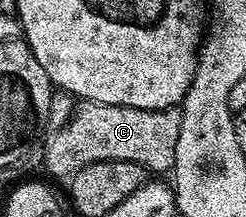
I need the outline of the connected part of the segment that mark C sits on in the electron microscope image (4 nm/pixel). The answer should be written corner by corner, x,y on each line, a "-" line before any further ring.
83,101
74,108
69,121
53,133
45,151
45,165
51,174
63,179
95,161
105,160
135,161
148,172
168,172
173,168
180,124
178,108
145,110

